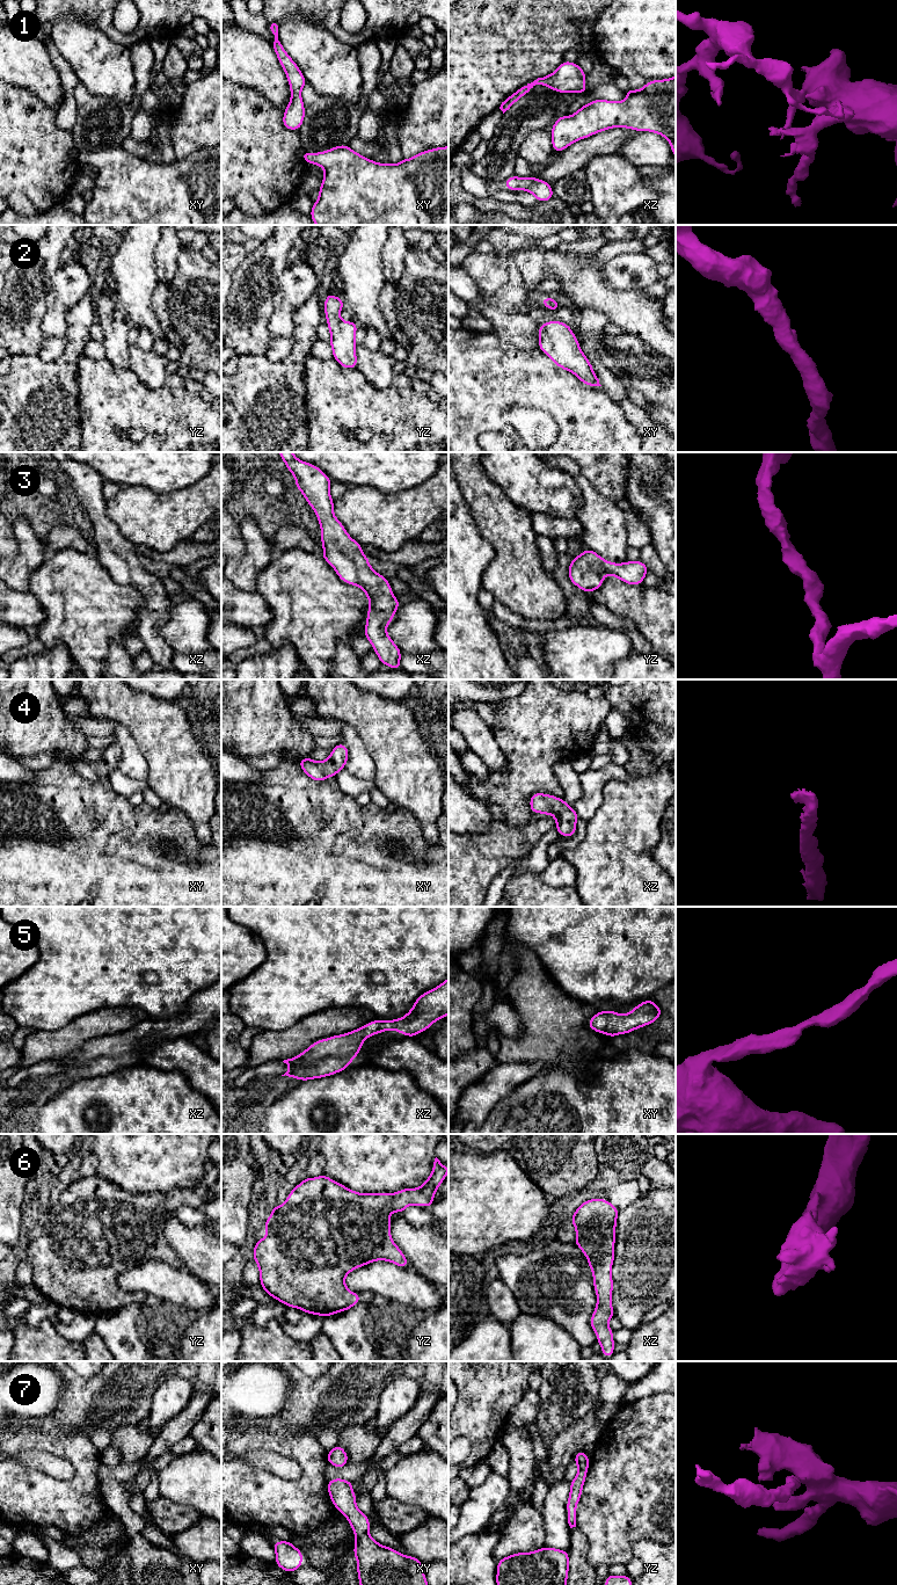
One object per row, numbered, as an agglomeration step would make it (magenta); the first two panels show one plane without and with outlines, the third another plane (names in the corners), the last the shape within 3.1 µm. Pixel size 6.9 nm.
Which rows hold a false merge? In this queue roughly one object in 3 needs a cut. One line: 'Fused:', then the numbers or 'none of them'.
Fused: 1

